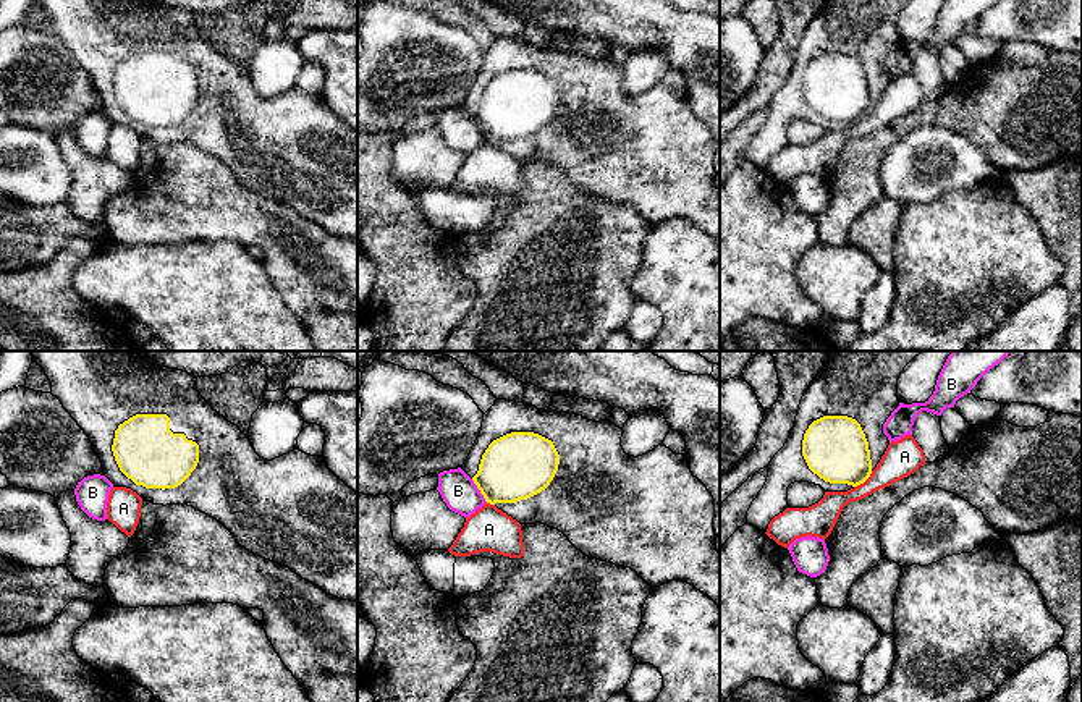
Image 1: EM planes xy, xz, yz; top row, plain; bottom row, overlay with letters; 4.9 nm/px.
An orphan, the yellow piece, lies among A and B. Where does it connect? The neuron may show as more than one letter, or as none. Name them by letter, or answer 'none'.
none

